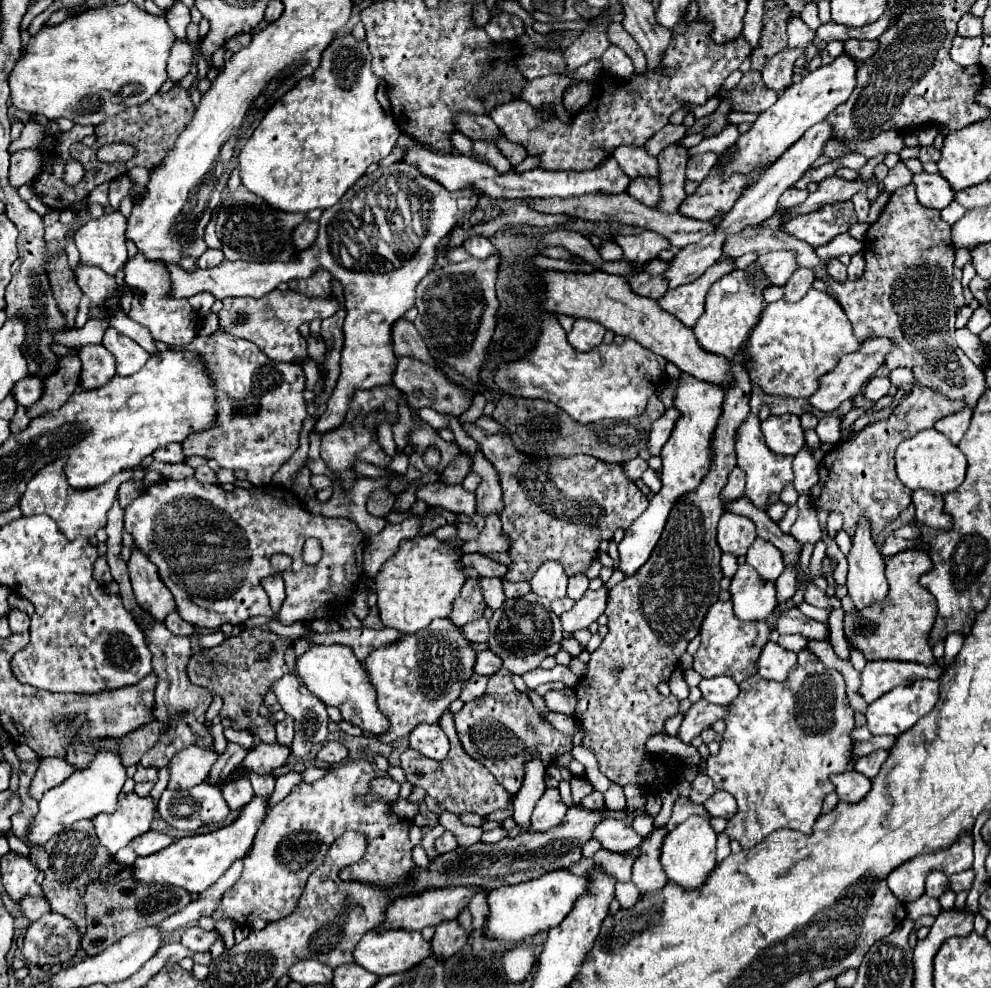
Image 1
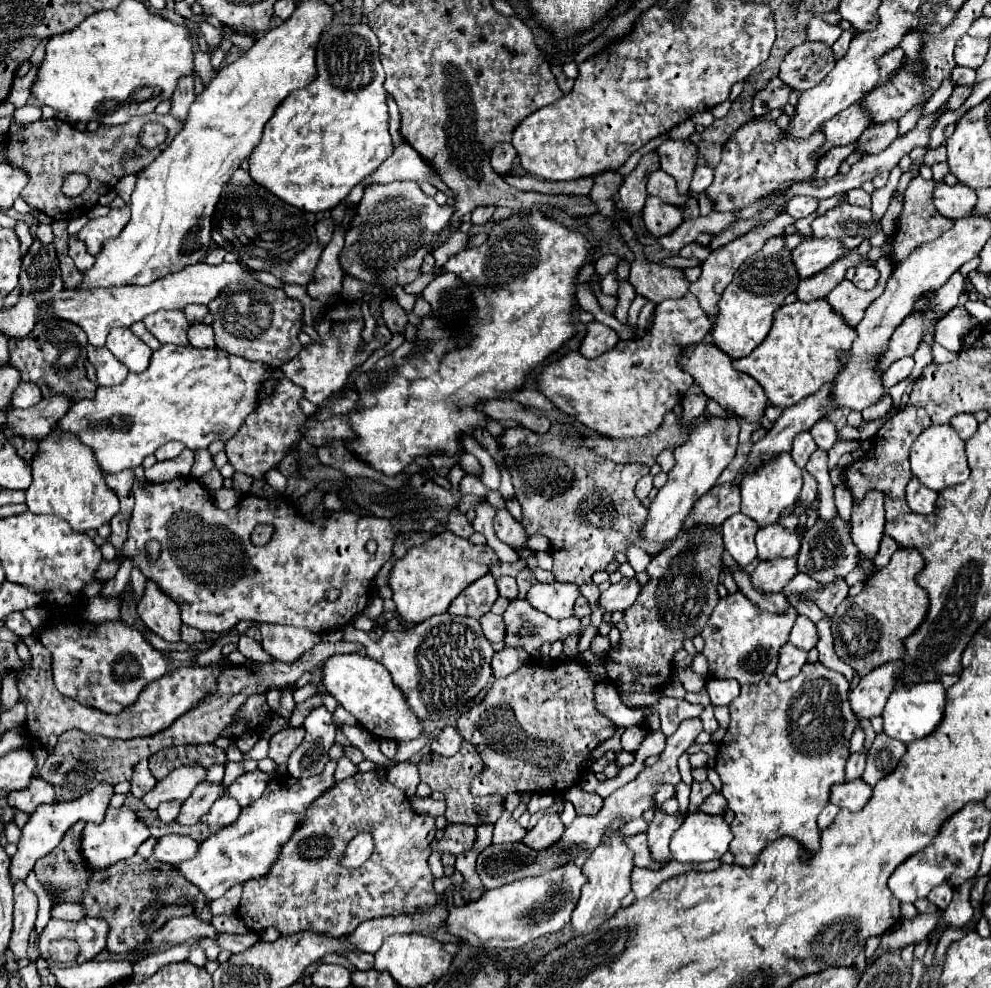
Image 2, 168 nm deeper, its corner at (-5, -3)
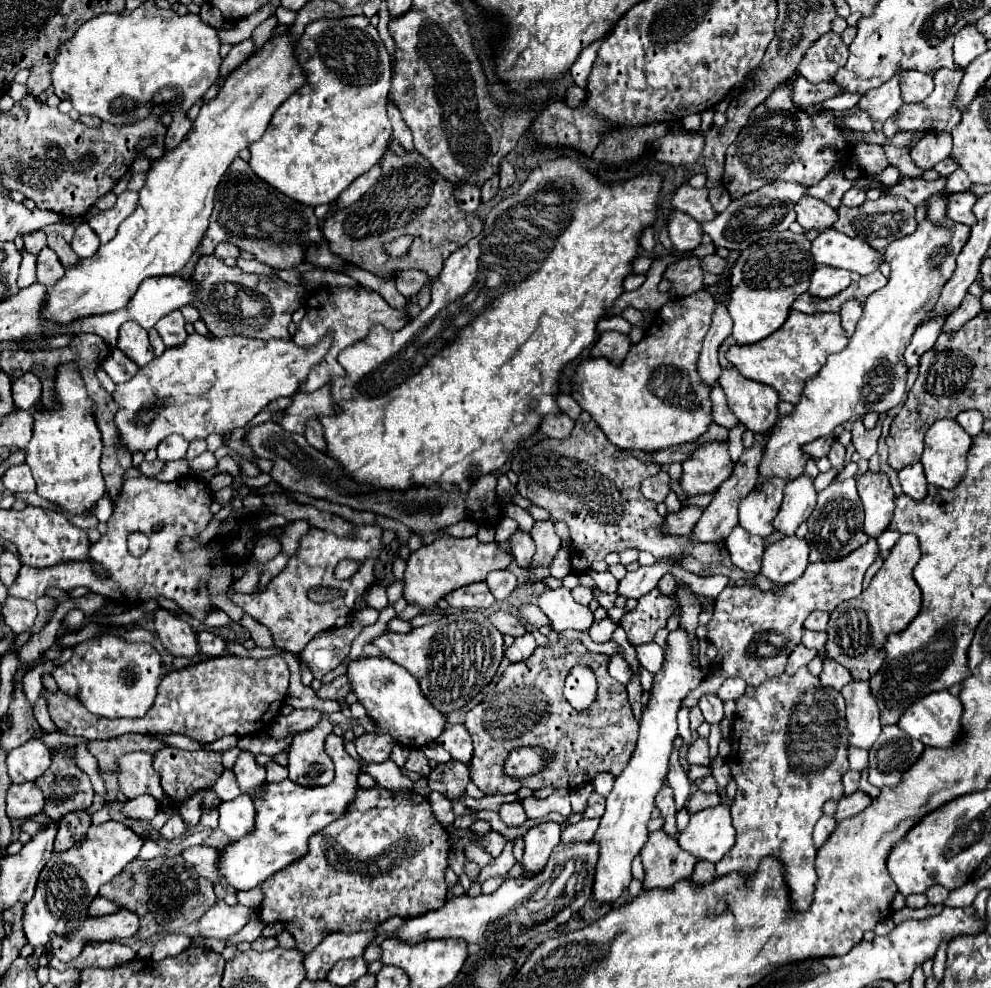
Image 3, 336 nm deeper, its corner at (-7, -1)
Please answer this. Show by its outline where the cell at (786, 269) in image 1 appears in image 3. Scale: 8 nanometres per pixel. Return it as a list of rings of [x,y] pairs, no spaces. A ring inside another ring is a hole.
[[[835,229],[821,231],[819,237],[813,241],[811,253],[817,263],[843,267],[859,275],[869,275],[877,271],[879,265],[885,261],[883,253],[873,249],[867,241],[847,237]]]

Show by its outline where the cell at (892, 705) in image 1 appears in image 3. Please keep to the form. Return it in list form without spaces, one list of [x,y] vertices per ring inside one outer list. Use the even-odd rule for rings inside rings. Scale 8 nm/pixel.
[[[949,691],[943,693],[931,693],[923,697],[923,701],[917,701],[907,709],[907,713],[899,719],[899,727],[911,735],[913,739],[919,739],[927,747],[941,747],[941,749],[951,749],[957,739],[963,737],[963,725],[961,725],[961,713],[963,705],[959,697],[953,697]]]

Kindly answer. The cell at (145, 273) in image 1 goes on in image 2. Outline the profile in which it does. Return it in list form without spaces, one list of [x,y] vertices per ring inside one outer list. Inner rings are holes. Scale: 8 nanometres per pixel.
[[[157,311],[143,319],[145,327],[153,337],[157,337],[161,343],[173,343],[173,345],[189,345],[187,331],[189,321],[183,311]]]

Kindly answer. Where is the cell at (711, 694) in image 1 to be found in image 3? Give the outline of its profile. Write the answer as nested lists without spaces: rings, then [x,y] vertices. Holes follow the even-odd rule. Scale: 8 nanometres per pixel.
[[[727,679],[723,685],[721,685],[721,689],[717,691],[717,695],[723,699],[723,701],[727,701],[727,699],[739,699],[743,693],[745,693],[745,683],[743,681],[739,681],[739,679]]]

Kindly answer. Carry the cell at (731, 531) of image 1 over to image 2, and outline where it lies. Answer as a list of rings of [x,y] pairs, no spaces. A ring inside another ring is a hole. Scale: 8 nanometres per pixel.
[[[735,513],[723,523],[725,549],[741,567],[749,565],[757,557],[757,549],[755,549],[757,531],[759,525],[753,519],[745,517],[743,513]]]

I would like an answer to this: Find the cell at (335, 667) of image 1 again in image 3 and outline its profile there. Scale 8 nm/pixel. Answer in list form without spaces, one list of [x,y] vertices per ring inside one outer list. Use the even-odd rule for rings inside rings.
[[[363,657],[349,663],[347,675],[353,685],[353,693],[357,701],[365,705],[367,715],[377,727],[385,727],[399,745],[421,749],[423,745],[437,741],[437,737],[443,733],[447,725],[445,715],[427,701],[417,679],[405,667],[399,667],[387,657]]]

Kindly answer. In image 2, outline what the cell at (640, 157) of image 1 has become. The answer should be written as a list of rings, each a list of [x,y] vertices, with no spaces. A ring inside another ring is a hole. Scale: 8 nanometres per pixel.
[[[661,169],[653,171],[647,179],[647,193],[649,195],[655,195],[663,201],[669,201],[677,207],[685,207],[685,201],[689,195],[677,195],[677,189],[675,189],[675,179],[671,179],[671,175],[663,173]]]

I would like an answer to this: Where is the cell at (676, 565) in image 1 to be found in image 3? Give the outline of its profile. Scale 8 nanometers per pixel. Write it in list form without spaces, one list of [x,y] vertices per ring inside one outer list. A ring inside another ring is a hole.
[[[657,589],[643,595],[637,607],[623,615],[621,627],[633,645],[651,643],[655,633],[667,625],[667,619],[677,607],[677,597],[667,597]]]

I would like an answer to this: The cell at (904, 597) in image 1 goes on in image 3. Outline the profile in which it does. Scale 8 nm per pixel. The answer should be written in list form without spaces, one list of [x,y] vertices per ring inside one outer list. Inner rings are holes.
[[[901,535],[887,555],[883,567],[875,573],[869,587],[855,599],[839,603],[827,625],[825,651],[839,665],[847,667],[855,681],[869,681],[883,665],[883,645],[889,633],[905,629],[921,609],[921,591],[913,579],[913,567],[921,557],[915,535]]]

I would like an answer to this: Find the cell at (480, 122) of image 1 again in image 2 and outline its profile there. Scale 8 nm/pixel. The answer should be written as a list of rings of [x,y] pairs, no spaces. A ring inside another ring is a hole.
[[[495,143],[491,153],[491,167],[497,173],[507,173],[513,165],[513,159],[517,157],[517,151],[511,143]]]

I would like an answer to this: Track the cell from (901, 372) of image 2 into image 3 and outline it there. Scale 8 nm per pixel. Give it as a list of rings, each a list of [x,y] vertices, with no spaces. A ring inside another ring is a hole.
[[[947,313],[939,315],[939,317],[933,317],[933,319],[927,319],[925,323],[921,323],[915,333],[913,333],[913,339],[911,339],[911,345],[907,347],[907,353],[905,353],[905,361],[907,361],[907,367],[913,367],[913,365],[919,365],[919,359],[921,355],[931,349],[931,345],[935,345],[943,325],[945,325],[945,319],[947,319]]]

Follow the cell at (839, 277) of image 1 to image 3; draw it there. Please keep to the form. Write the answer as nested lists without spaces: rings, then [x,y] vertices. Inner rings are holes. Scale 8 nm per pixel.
[[[847,301],[847,303],[843,305],[843,309],[841,309],[841,319],[843,319],[843,329],[845,329],[847,337],[853,335],[855,325],[857,325],[861,313],[863,313],[863,307],[859,305],[859,301]]]

